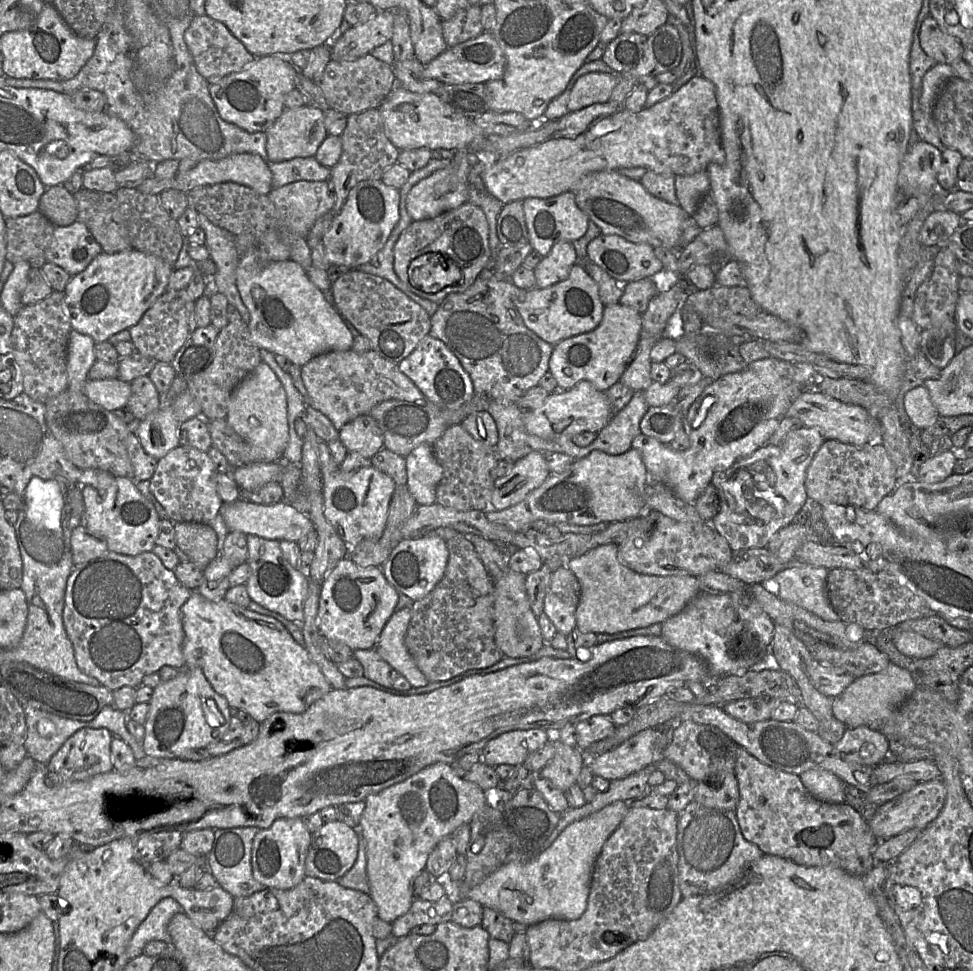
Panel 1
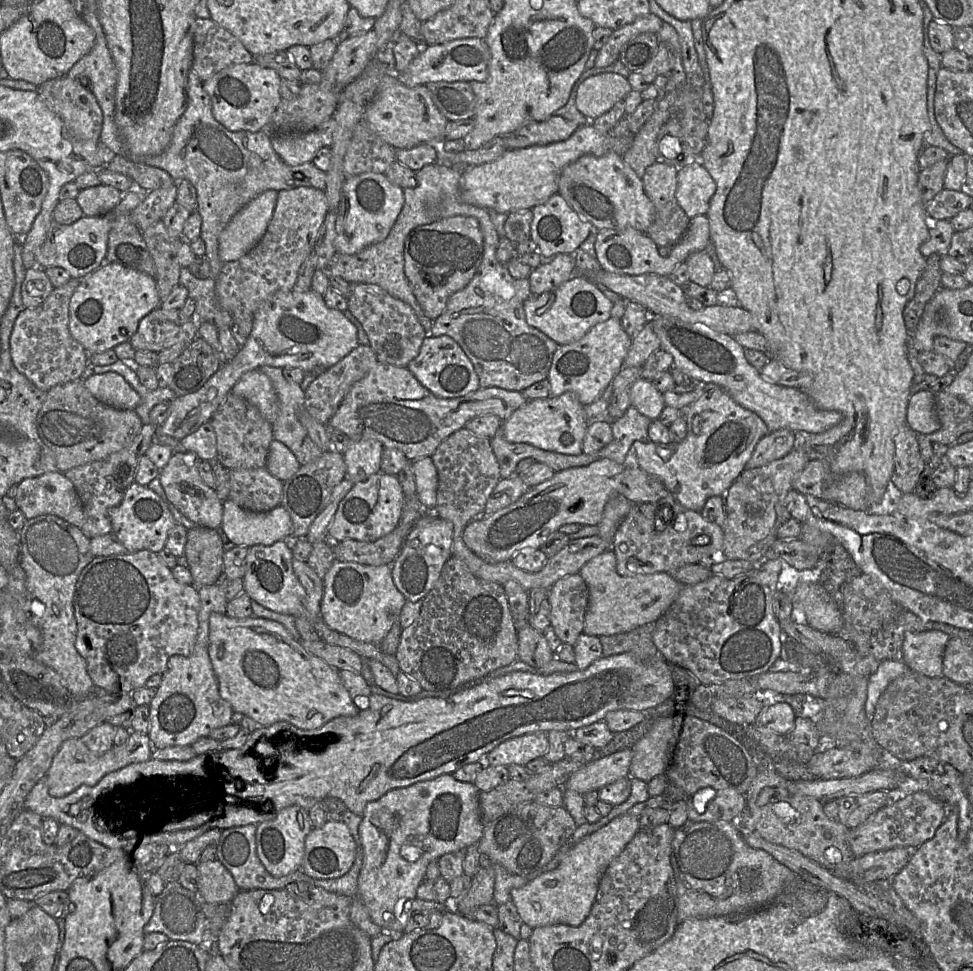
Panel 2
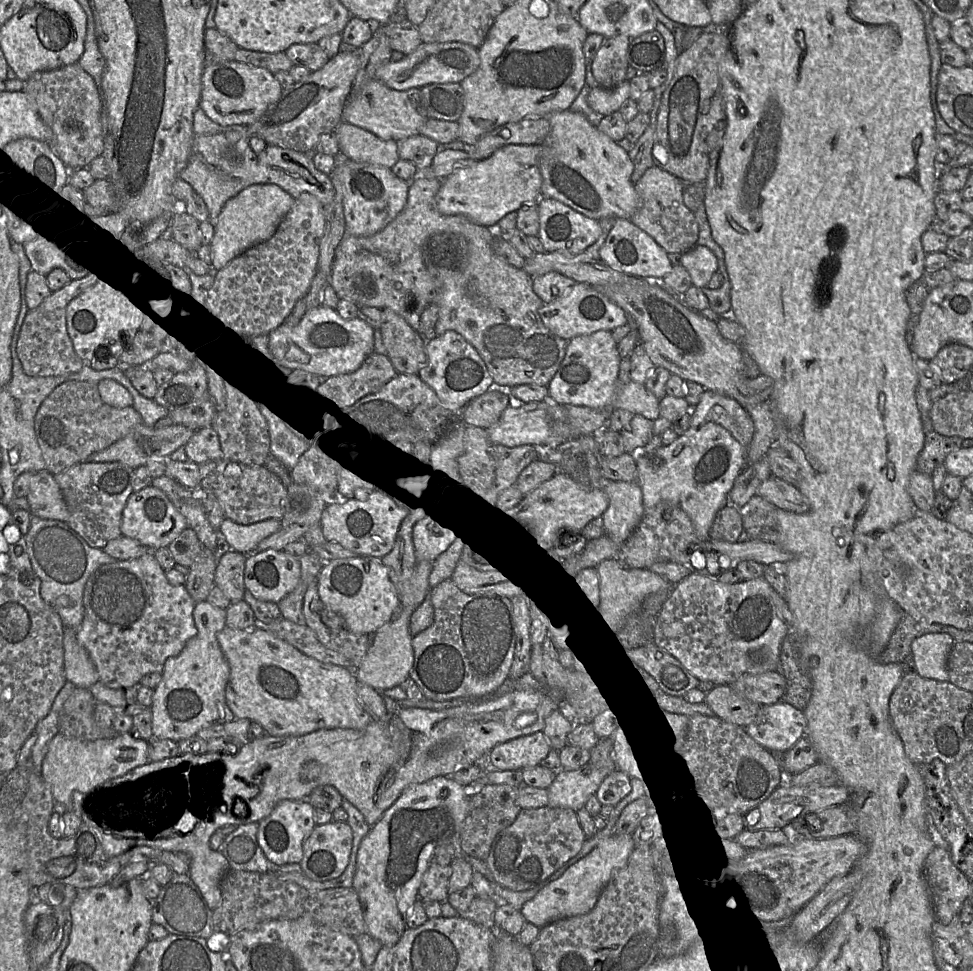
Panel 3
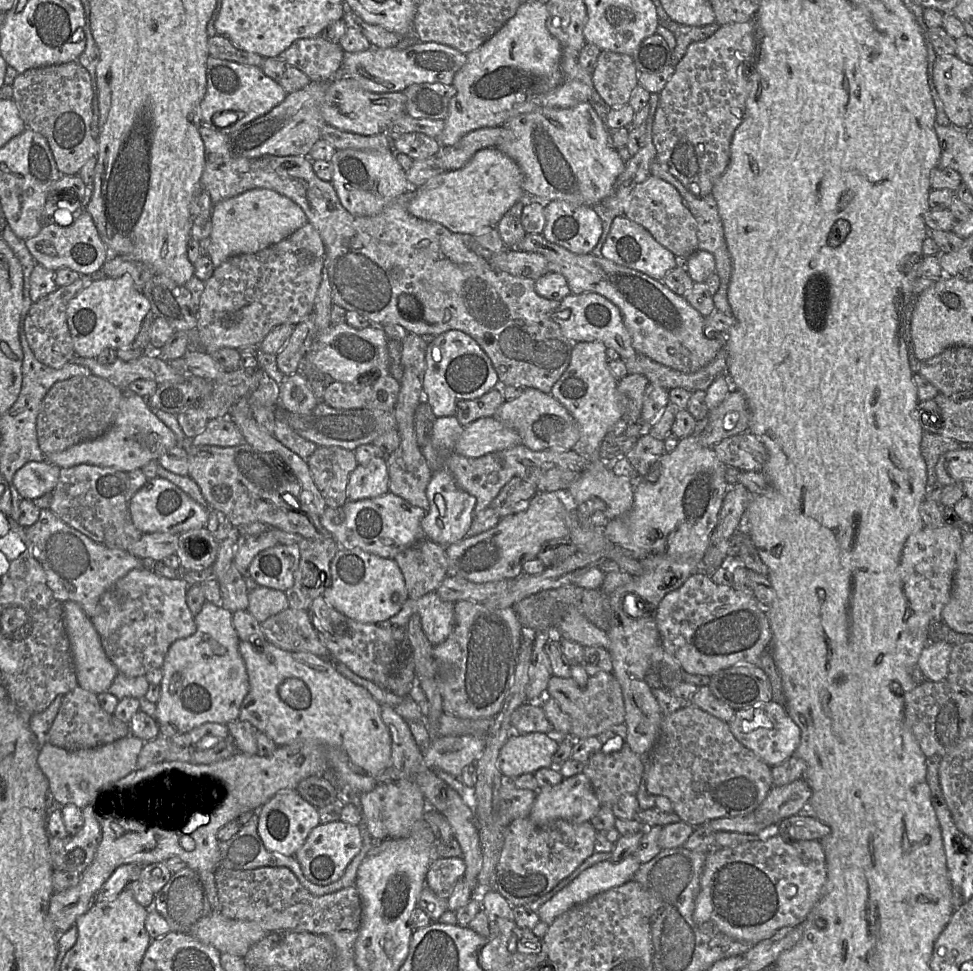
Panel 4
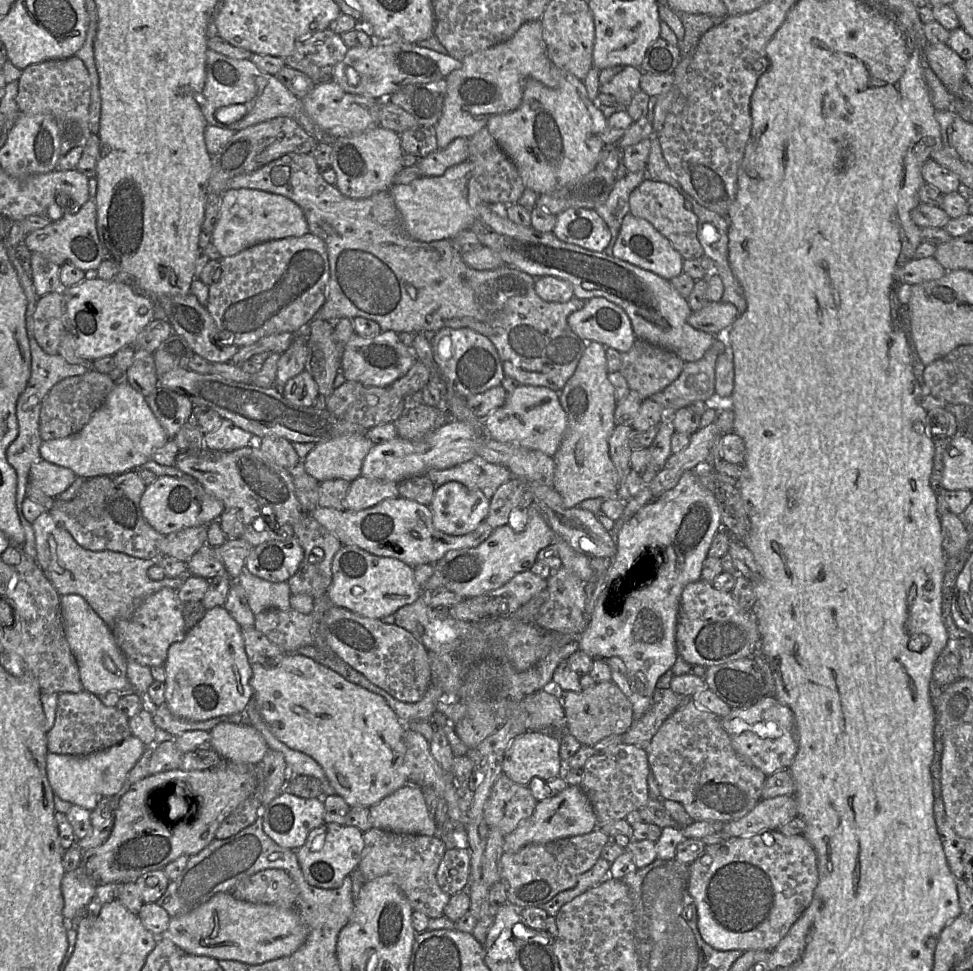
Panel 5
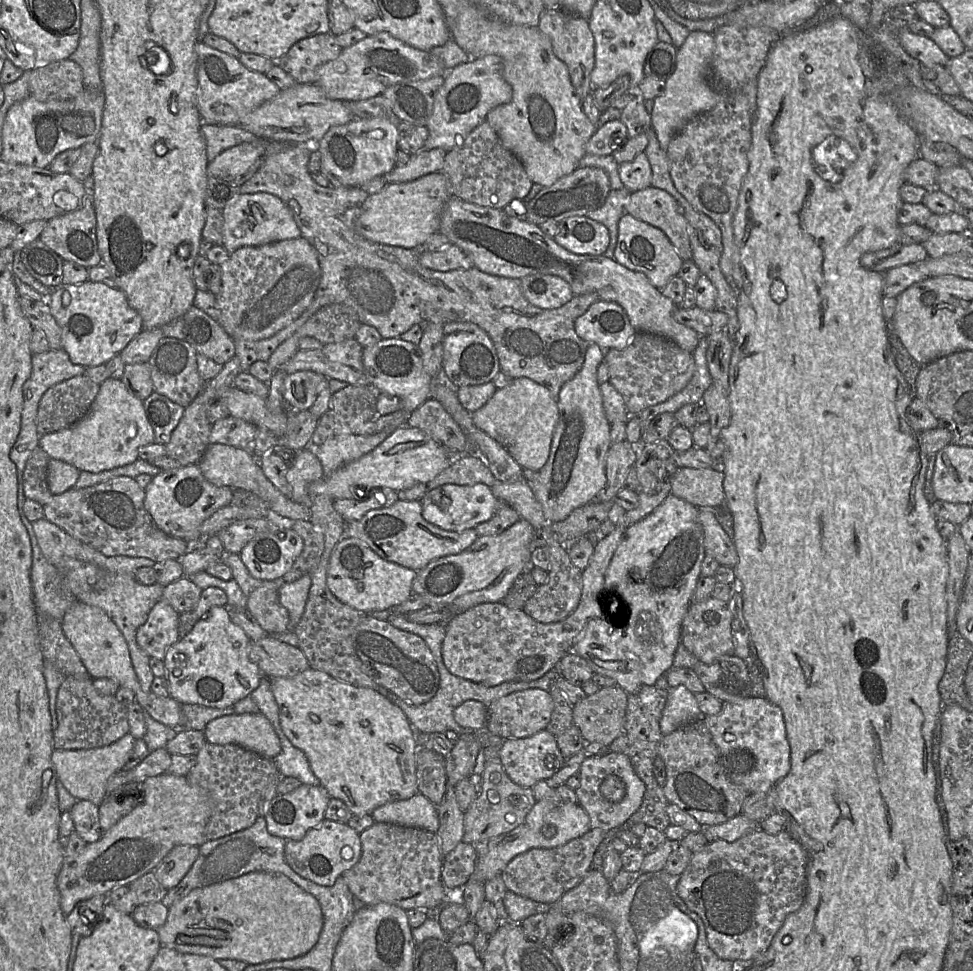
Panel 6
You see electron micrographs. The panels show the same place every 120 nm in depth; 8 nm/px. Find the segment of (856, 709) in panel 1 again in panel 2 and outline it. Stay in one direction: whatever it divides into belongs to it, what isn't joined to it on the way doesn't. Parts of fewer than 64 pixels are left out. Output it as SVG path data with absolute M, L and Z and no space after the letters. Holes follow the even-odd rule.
M902 659L881 661L876 672L868 676L867 698L865 702L867 716L871 718L873 715L878 699L886 687L909 670Z

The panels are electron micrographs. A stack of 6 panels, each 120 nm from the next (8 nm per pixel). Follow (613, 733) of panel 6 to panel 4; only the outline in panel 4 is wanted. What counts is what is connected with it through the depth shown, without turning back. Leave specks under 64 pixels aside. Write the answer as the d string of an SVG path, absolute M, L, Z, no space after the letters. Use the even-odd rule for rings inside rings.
M600 672L590 676L584 686L580 686L572 677L552 675L548 681L546 696L556 700L562 711L569 716L569 737L572 739L597 736L613 725L625 723L622 689L613 673Z

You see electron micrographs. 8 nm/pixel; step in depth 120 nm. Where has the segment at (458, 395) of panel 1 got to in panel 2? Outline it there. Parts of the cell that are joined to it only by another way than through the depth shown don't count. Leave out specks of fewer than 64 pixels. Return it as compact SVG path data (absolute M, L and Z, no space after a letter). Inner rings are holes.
M427 335L418 356L407 368L424 387L439 398L459 398L480 389L479 377L470 359L459 344L446 335Z

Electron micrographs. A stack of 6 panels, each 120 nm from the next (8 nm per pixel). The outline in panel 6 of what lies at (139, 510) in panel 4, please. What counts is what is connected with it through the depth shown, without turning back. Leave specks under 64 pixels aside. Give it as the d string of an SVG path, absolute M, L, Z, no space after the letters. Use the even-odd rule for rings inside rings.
M197 464L162 470L152 477L145 489L144 508L159 529L169 536L184 541L199 537L201 524L220 508L229 506L234 489L215 486L205 479Z

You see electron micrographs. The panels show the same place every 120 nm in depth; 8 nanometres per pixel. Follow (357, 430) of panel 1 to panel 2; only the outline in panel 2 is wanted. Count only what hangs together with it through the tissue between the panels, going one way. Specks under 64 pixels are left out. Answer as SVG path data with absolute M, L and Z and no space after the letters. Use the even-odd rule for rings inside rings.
M375 439L351 440L343 453L346 477L357 483L382 472L380 465L383 449L384 446Z

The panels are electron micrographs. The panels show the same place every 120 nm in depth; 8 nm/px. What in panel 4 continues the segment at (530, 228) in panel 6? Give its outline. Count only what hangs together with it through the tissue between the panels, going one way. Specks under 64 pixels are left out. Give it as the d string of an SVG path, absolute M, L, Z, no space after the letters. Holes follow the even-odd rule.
M527 234L516 249L544 256L549 273L563 275L572 294L593 292L615 304L631 336L632 345L638 354L682 373L692 373L708 364L725 348L725 336L708 338L704 335L704 319L684 296L670 290L663 281L642 272L619 266L614 262L590 254L575 254L547 241L542 234Z

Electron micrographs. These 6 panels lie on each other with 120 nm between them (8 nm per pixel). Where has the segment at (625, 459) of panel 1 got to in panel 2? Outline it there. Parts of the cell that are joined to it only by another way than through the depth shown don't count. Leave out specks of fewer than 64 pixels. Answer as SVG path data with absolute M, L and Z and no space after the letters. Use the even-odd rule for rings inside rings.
M610 459L588 466L556 472L550 479L531 487L521 498L490 516L472 520L463 531L466 546L481 558L506 562L525 548L540 548L548 537L565 524L598 525L608 500L616 493L616 476L625 468Z

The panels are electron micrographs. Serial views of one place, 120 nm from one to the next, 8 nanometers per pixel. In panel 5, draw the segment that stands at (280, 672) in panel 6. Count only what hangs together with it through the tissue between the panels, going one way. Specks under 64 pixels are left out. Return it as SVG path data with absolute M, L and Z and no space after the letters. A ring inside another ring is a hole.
M241 627L241 633L250 664L260 663L264 667L273 668L286 653L255 627Z

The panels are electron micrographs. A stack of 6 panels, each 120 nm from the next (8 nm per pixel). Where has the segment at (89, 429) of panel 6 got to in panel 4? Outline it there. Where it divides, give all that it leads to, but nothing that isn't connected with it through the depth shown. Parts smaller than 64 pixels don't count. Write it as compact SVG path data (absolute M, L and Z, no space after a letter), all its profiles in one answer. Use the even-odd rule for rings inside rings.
M122 390L122 401L112 426L100 437L75 444L64 451L45 454L46 460L60 468L79 464L112 467L125 472L141 469L168 449L177 446L174 432L152 412L148 400L129 390Z

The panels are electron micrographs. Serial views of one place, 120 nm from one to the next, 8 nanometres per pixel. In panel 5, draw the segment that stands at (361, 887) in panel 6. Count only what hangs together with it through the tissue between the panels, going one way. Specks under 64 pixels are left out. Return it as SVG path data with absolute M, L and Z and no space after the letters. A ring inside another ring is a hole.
M372 827L363 832L364 849L357 870L364 881L390 875L409 901L414 911L420 911L429 918L444 915L444 909L450 900L438 885L436 873L446 852L445 842L437 837L401 834Z

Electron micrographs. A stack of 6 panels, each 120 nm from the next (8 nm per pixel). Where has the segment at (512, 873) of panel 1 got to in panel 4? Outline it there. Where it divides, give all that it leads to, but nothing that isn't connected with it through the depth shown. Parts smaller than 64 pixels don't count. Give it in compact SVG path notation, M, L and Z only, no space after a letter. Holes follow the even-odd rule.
M630 855L618 863L606 860L590 866L538 908L540 921L551 925L570 908L631 880L640 865L637 858Z

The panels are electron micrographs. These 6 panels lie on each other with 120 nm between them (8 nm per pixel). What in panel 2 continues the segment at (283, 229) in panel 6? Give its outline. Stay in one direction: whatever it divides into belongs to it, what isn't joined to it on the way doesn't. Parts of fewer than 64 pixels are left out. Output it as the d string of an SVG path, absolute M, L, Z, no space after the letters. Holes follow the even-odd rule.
M267 190L240 209L220 233L218 254L223 263L249 253L263 238L273 217L278 192Z

